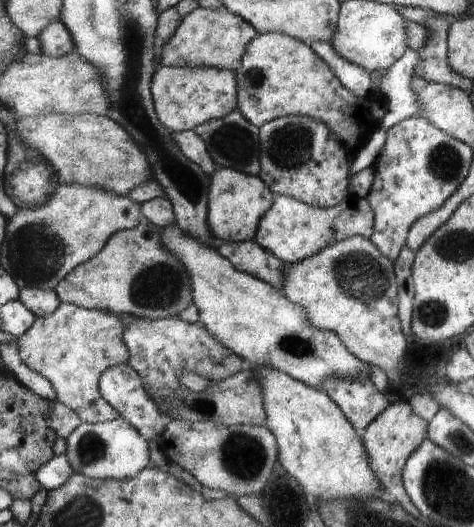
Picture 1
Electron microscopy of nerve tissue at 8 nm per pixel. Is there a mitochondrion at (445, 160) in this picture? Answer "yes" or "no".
yes

